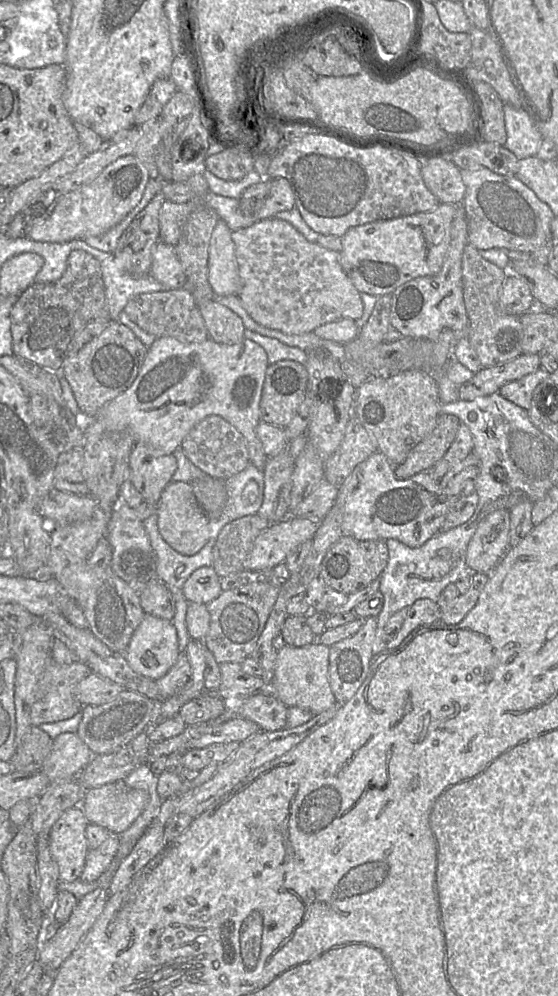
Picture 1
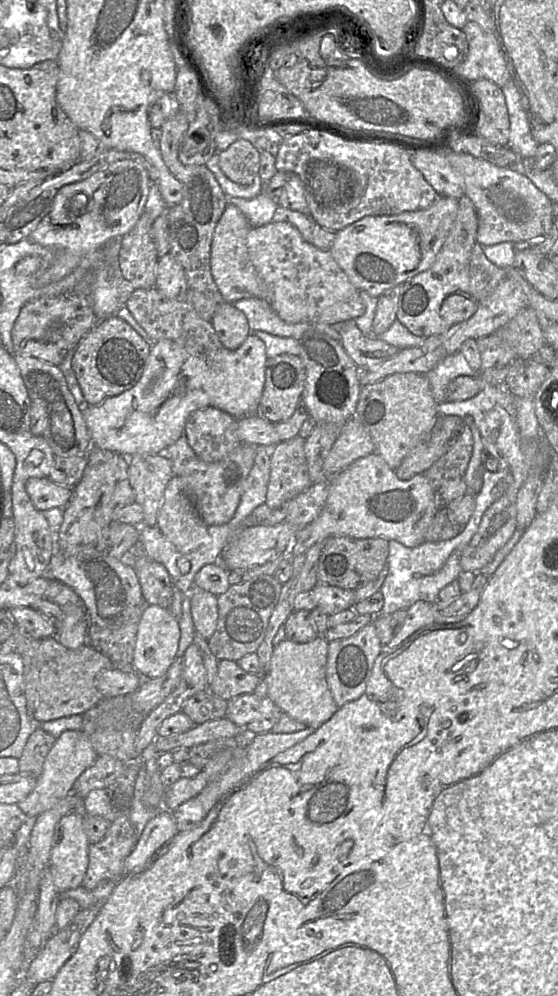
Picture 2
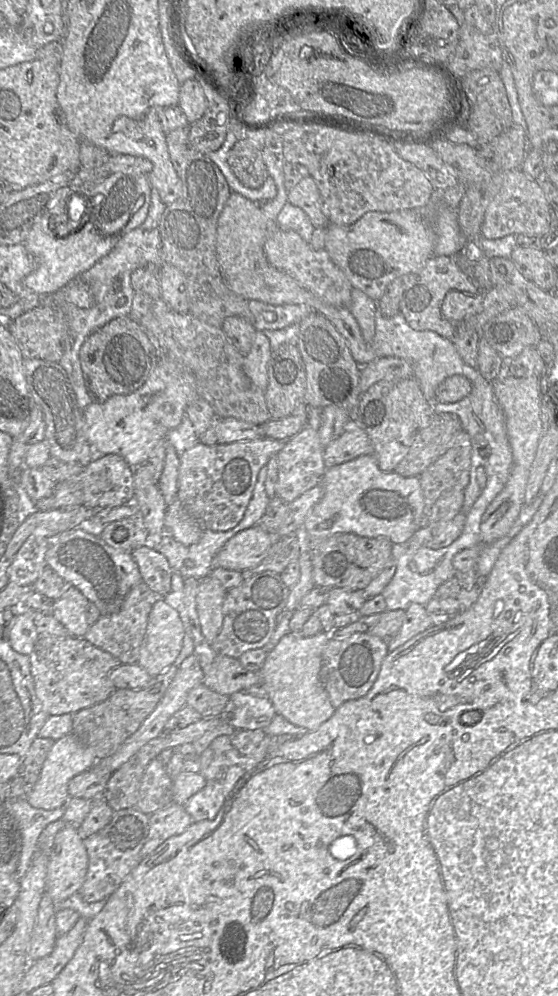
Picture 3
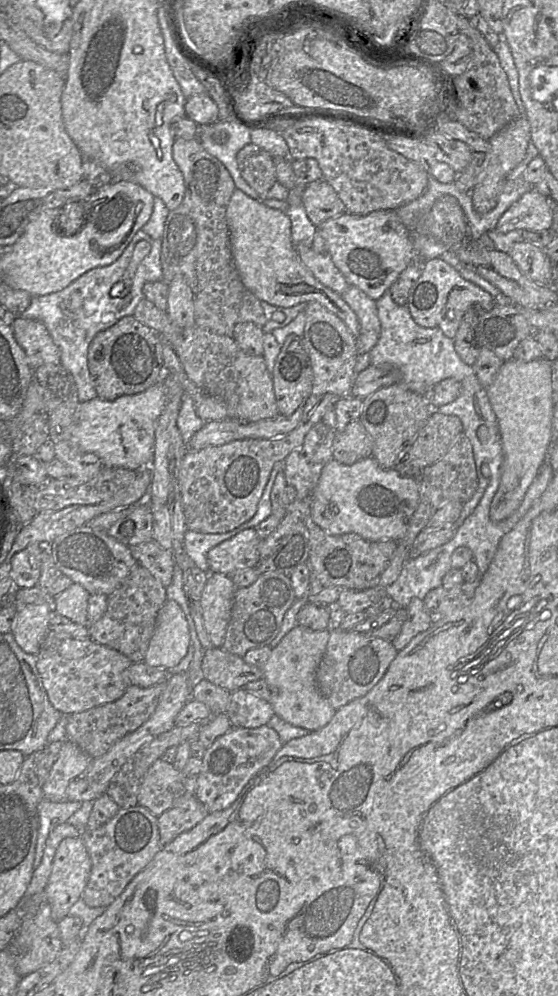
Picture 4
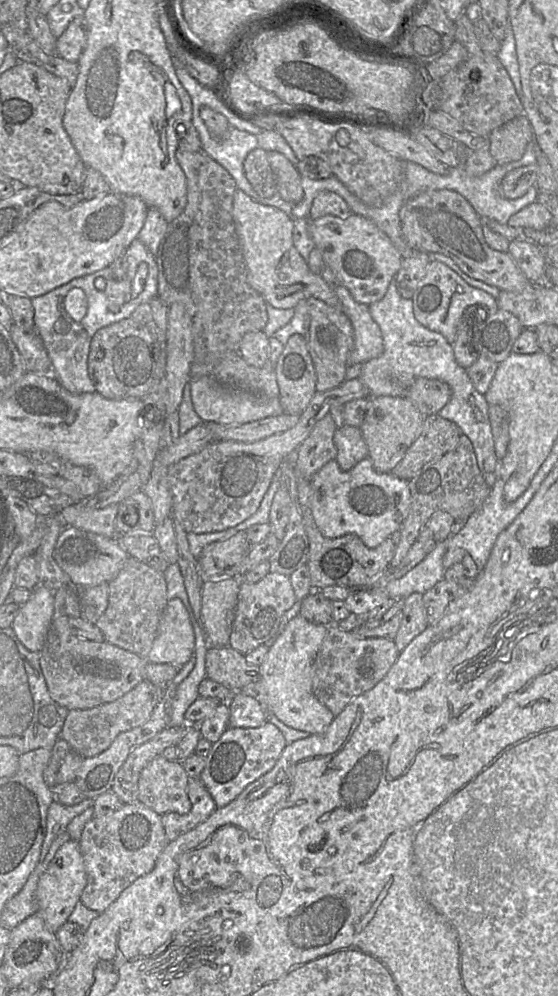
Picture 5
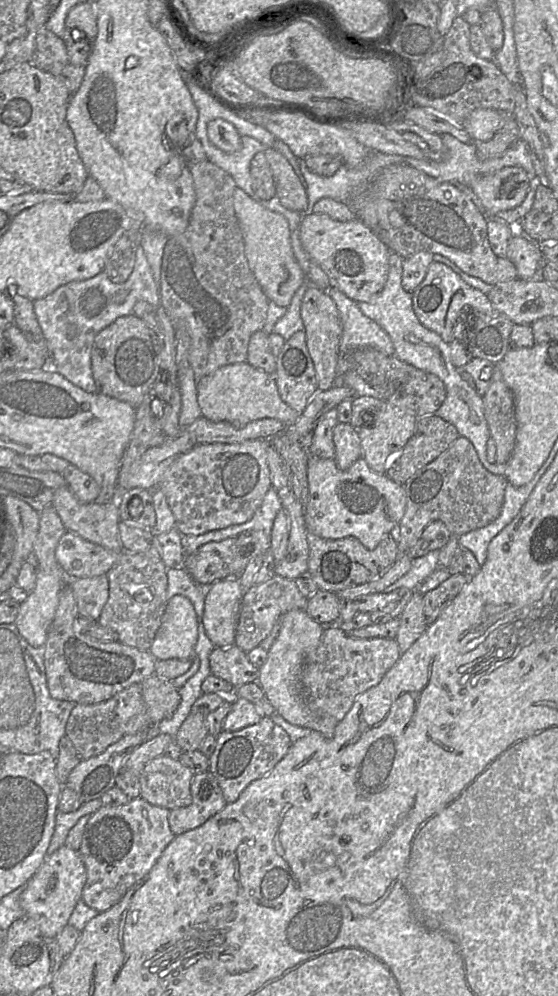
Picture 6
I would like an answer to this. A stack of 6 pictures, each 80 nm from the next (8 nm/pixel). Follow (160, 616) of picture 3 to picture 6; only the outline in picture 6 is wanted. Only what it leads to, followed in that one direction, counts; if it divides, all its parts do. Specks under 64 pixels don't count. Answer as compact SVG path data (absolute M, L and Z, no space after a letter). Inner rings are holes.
M182 595L168 599L161 625L149 652L157 660L191 659L198 639L198 620L192 602Z

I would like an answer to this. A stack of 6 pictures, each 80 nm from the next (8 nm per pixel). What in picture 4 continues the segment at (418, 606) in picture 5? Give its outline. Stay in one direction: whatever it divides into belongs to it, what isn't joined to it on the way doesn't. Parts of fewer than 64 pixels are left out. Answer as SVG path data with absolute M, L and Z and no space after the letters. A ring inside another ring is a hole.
M416 597L412 598L406 610L407 617L401 630L391 642L397 651L403 649L414 636L427 630L432 624L423 600Z

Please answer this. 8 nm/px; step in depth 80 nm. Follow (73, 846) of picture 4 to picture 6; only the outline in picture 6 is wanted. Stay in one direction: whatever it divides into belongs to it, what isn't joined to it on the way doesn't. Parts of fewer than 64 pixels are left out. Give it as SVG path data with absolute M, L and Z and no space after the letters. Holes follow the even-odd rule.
M65 845L48 856L40 868L29 879L20 897L20 904L26 918L35 921L41 933L56 938L68 925L69 918L81 899L86 882L86 869L78 853Z

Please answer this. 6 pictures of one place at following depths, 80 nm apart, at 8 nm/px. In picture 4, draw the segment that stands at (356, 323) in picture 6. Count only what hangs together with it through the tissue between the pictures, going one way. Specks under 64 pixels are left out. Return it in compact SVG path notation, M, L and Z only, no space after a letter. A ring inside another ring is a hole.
M352 285L341 296L355 312L360 324L360 332L356 338L357 354L369 353L377 344L381 331L376 300Z

